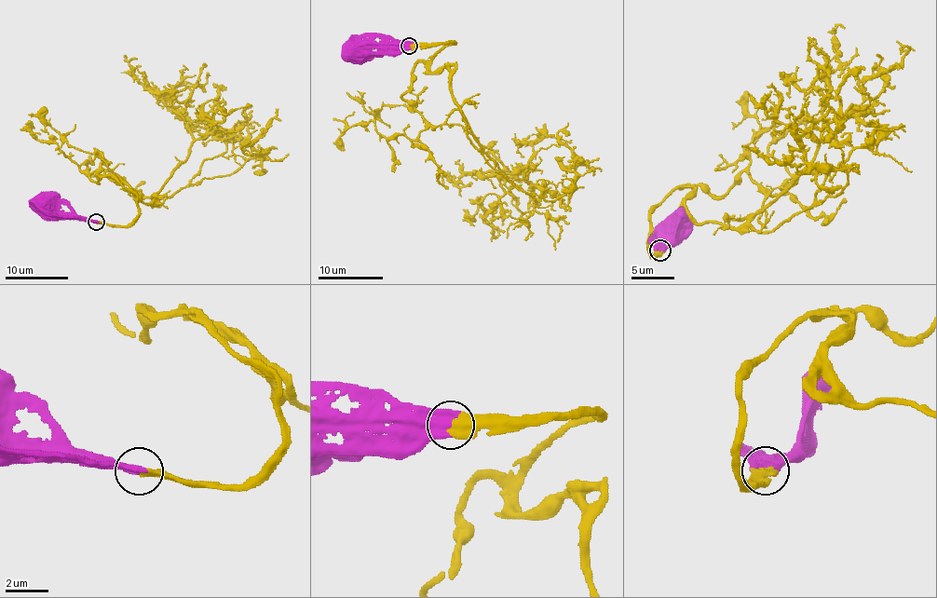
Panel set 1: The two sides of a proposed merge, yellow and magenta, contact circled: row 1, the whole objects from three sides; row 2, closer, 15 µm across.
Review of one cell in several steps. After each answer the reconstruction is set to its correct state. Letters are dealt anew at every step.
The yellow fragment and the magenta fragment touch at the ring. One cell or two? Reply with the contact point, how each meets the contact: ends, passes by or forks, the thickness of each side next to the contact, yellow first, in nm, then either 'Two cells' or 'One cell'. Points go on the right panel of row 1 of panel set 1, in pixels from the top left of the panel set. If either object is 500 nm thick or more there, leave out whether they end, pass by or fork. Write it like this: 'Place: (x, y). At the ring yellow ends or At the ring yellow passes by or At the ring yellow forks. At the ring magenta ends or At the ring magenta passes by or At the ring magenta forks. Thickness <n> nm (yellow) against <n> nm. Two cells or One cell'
Place: (660, 250). Thickness 480 nm (yellow) against 550 nm. One cell

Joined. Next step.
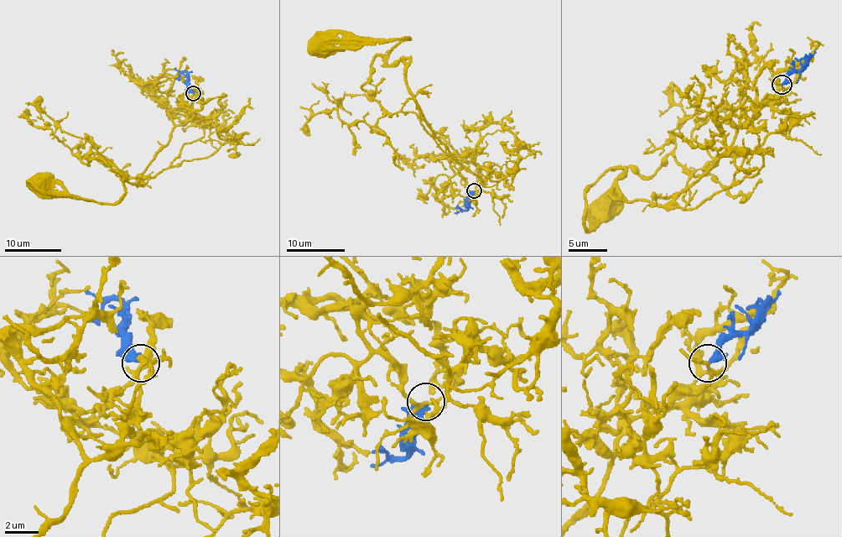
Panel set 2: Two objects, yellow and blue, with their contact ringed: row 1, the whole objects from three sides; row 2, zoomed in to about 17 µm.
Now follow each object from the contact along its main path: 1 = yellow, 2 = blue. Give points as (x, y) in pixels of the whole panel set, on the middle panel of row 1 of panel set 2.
1: (474, 190), (413, 99), (402, 60), (388, 65), (387, 54), (410, 39), (319, 40), (308, 52)
2: (474, 191), (466, 203), (466, 210), (458, 207)

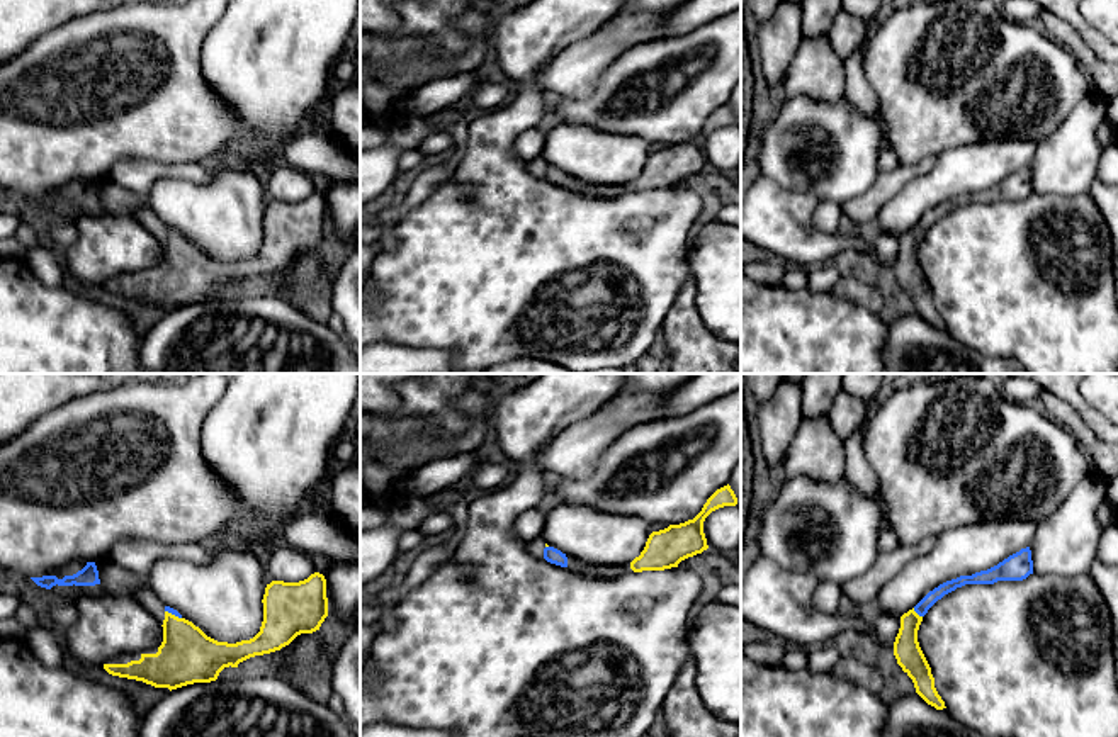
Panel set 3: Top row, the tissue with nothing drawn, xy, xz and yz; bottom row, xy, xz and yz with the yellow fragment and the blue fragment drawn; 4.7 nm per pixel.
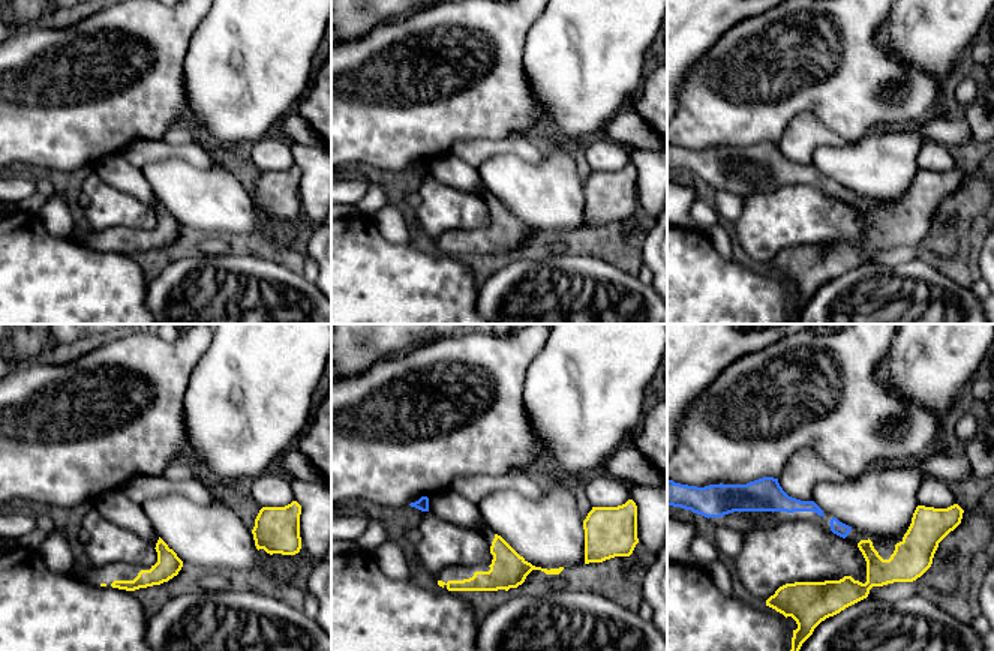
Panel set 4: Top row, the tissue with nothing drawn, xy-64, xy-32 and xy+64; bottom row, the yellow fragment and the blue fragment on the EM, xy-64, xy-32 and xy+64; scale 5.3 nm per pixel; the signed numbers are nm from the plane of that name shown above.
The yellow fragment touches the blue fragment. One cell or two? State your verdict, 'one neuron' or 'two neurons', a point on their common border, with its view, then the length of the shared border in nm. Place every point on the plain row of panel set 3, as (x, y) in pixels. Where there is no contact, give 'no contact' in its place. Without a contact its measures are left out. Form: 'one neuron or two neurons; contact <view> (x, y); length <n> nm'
one neuron; contact yz (916, 233); length 60 nm

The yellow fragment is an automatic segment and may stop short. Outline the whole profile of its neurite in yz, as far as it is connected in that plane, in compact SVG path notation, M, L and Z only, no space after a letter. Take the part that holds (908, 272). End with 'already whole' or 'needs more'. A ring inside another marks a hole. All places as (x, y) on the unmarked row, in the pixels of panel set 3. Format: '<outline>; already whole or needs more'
M1030 166L1009 175L997 185L975 192L972 195L960 195L946 200L929 211L912 229L901 236L901 248L894 262L894 275L902 290L912 299L916 312L936 329L943 329L945 321L934 307L931 287L919 267L918 250L928 229L945 214L965 204L994 204L997 200L1023 200L1033 194L1033 180Z; needs more

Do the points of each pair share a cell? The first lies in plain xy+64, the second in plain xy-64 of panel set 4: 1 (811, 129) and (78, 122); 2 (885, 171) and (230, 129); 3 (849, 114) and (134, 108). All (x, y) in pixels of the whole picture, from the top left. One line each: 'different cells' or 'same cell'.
1: different cells
2: different cells
3: same cell

